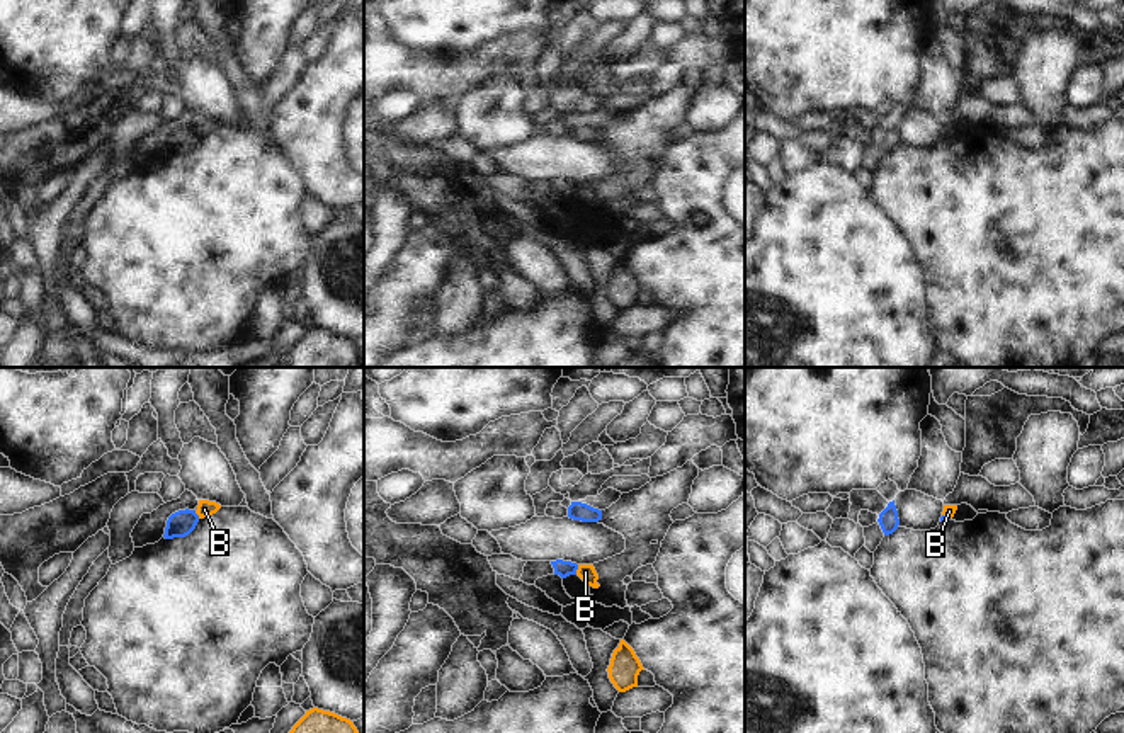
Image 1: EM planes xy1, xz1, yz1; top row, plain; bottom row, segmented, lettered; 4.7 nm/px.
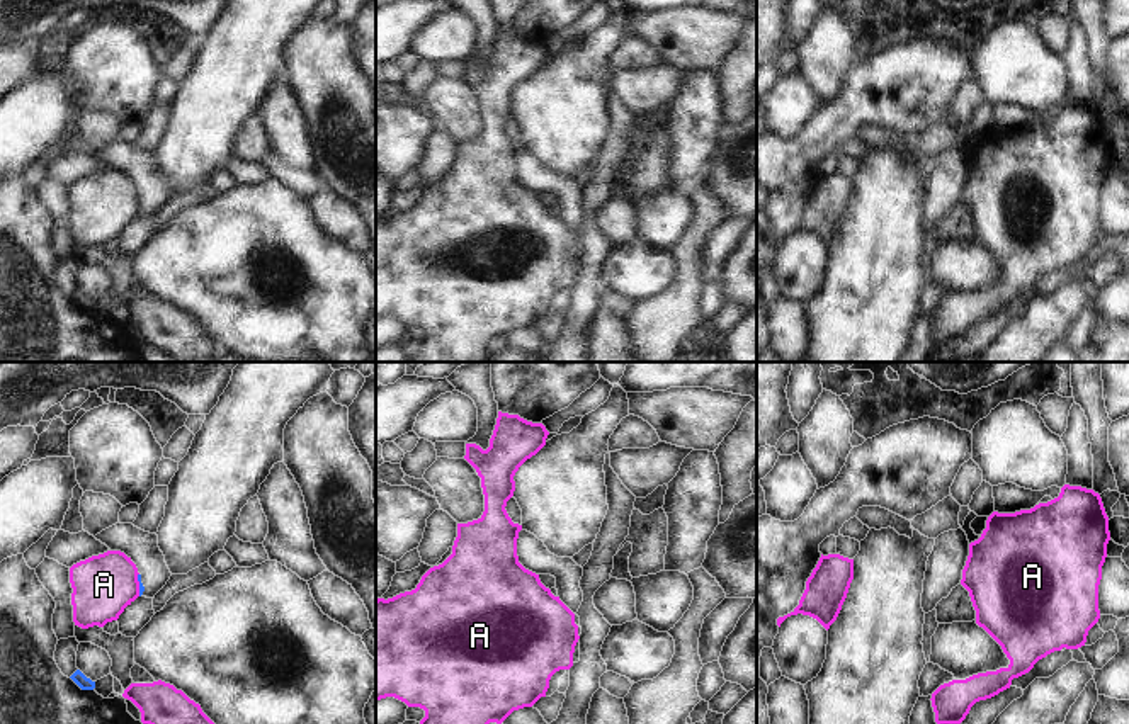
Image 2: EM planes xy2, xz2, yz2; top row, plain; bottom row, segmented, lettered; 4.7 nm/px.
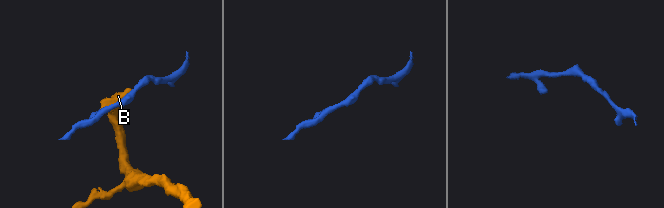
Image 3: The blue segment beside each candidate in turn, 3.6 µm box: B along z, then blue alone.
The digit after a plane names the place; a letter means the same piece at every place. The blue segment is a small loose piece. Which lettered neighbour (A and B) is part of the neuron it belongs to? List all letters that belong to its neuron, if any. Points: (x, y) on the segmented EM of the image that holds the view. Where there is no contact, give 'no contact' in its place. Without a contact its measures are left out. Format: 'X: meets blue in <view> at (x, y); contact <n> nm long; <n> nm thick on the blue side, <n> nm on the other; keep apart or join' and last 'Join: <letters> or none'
A: meets blue in xy2 at (140, 585); contact 110 nm long; 30 nm thick on the blue side, 300 nm on the other; keep apart
B: meets blue in xz1 at (577, 568); contact 50 nm long; 80 nm thick on the blue side, 80 nm on the other; keep apart
Join: none

